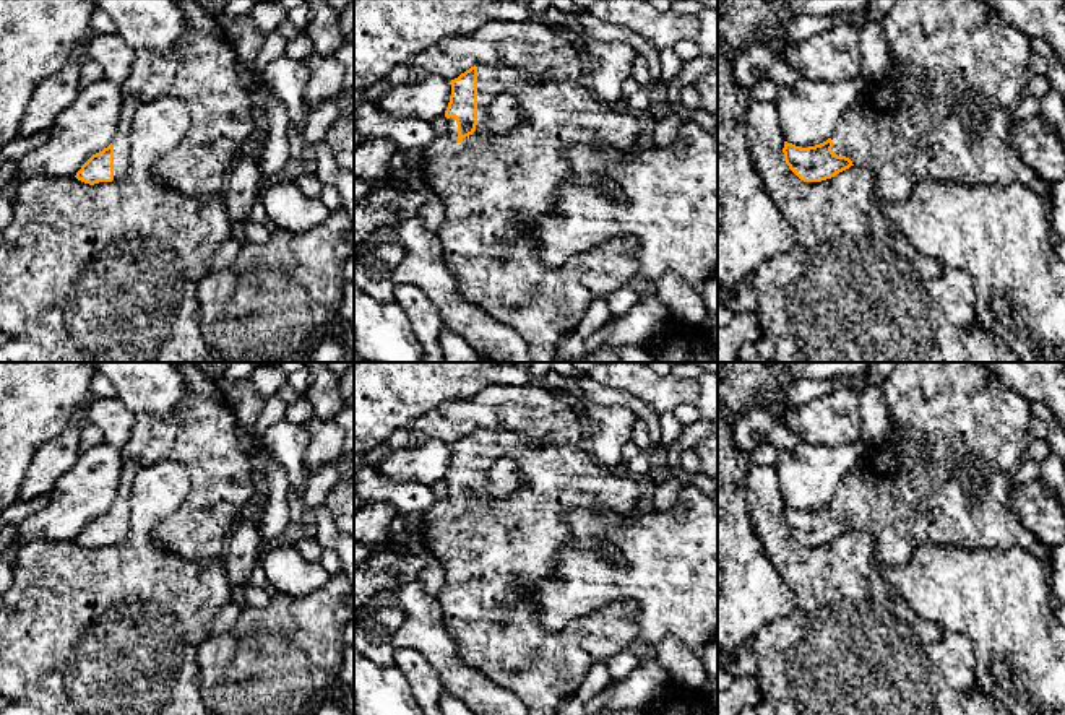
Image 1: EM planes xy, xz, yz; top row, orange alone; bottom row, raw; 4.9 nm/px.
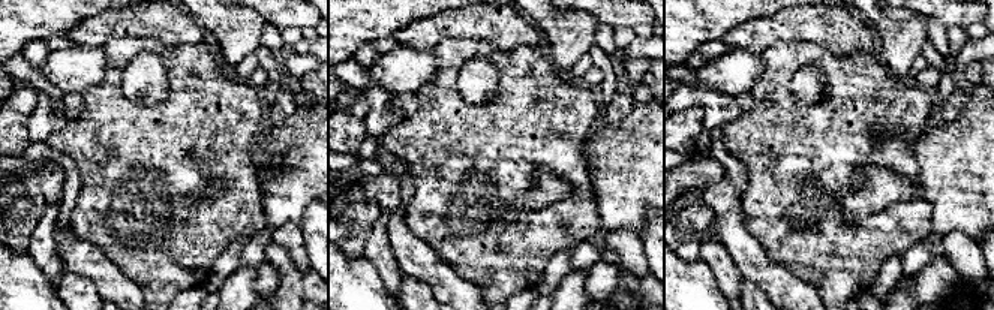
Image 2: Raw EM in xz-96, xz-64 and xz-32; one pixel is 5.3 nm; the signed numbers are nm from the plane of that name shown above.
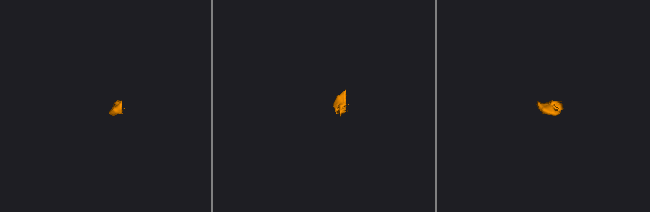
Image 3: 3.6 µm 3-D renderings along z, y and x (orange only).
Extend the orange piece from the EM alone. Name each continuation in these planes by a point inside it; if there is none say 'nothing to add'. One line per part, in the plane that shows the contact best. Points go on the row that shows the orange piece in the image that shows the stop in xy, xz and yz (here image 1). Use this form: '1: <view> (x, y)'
1: xz (495, 187)

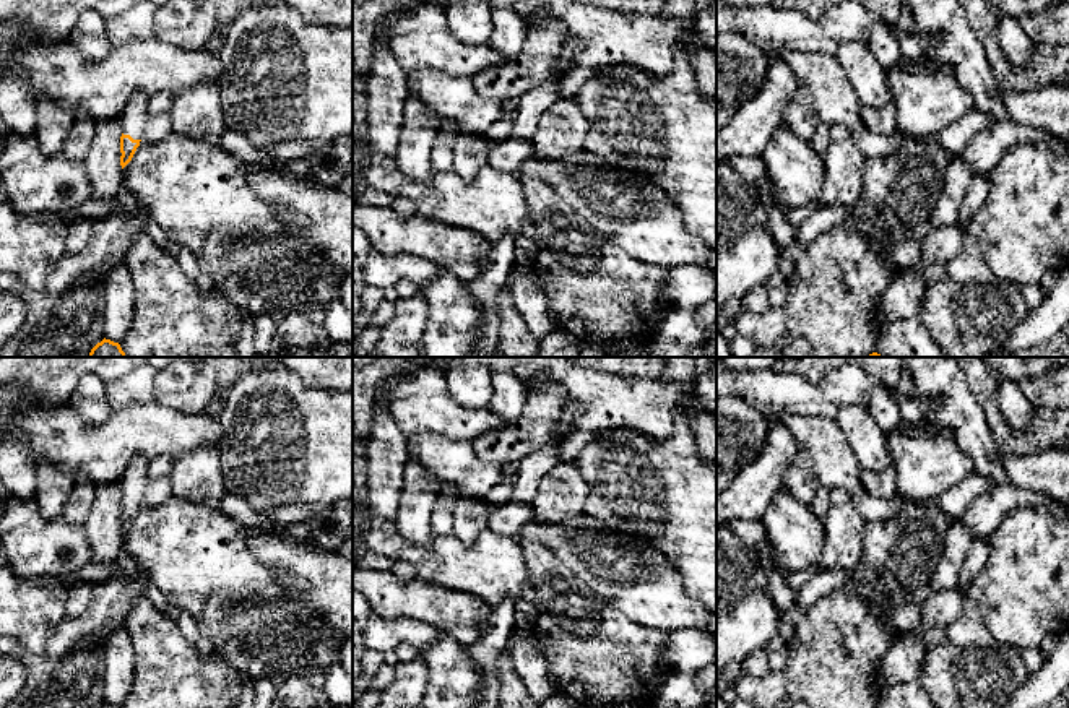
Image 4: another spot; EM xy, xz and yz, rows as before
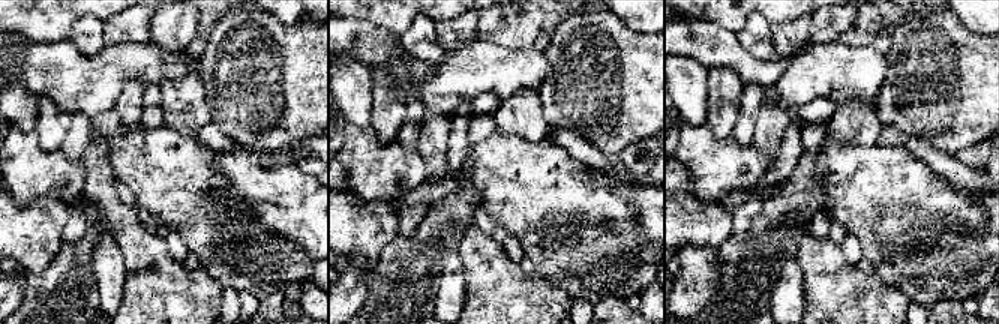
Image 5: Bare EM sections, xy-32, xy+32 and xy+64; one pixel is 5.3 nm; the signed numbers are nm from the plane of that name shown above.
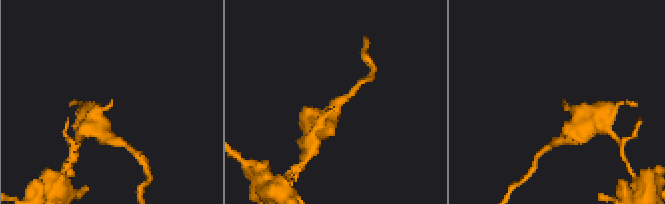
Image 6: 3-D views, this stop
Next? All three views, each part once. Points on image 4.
1: xy (135, 116)

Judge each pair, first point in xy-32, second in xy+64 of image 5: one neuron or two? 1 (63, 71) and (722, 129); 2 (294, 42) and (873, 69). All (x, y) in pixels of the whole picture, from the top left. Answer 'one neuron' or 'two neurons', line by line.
1: two neurons
2: two neurons

